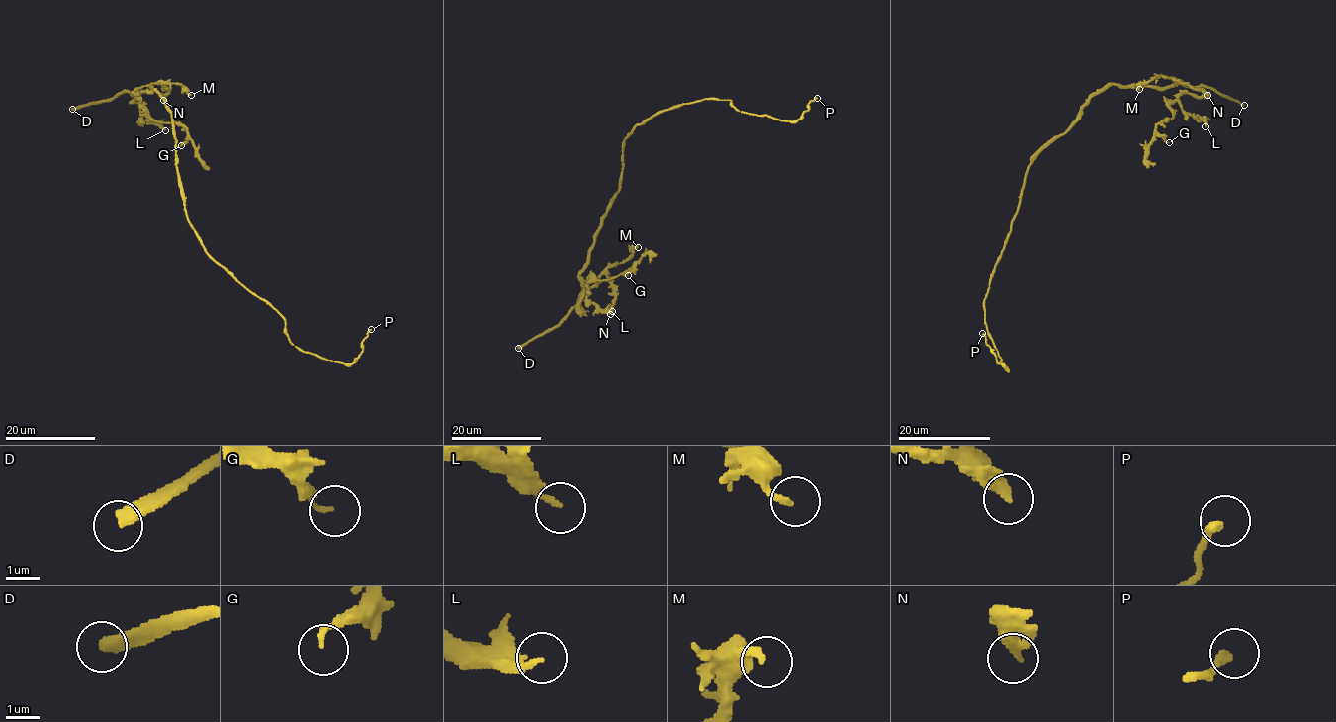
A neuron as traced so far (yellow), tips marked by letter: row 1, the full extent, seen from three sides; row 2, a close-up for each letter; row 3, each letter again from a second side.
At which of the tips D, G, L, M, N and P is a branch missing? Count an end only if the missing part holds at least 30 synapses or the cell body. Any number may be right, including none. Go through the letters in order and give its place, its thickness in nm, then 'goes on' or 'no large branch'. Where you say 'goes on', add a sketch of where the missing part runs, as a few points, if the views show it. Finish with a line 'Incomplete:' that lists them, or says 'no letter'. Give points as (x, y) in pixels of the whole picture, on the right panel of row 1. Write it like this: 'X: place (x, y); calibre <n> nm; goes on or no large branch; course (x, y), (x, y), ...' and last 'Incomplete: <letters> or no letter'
D: place (1244, 105); calibre 360 nm; goes on; course (1244, 105), (1250, 112), (1246, 124), (1199, 131), (1177, 154), (1167, 180), (1153, 187)
G: place (1169, 142); calibre 110 nm; no large branch
L: place (1205, 126); calibre 160 nm; no large branch
M: place (1139, 89); calibre 190 nm; no large branch
N: place (1207, 95); calibre 400 nm; no large branch
P: place (982, 333); calibre 240 nm; no large branch
Incomplete: D

